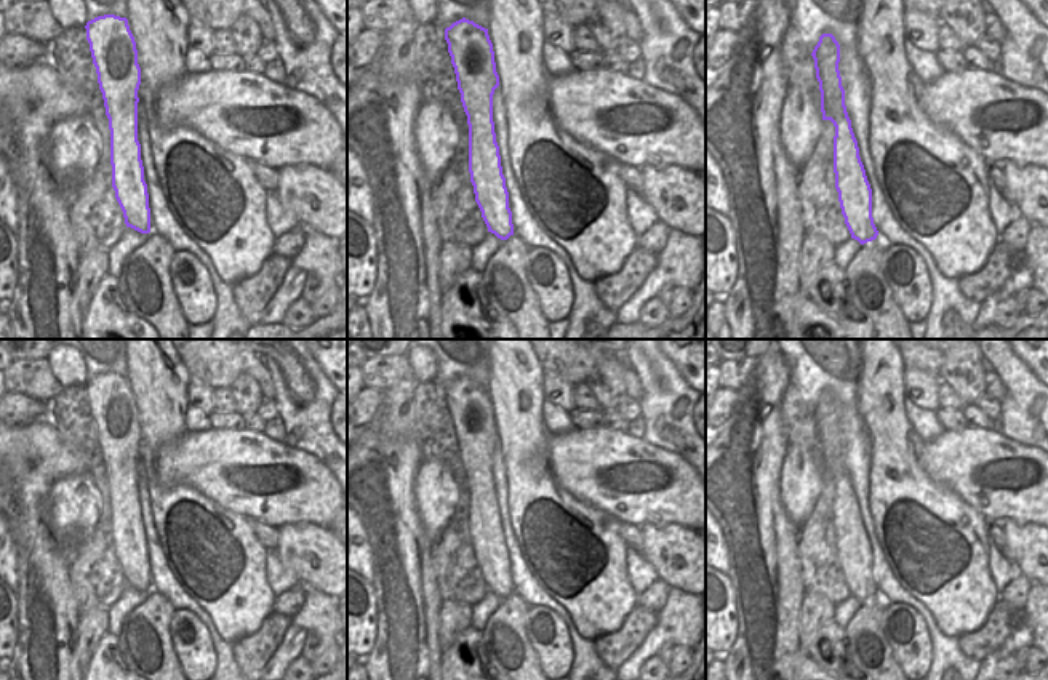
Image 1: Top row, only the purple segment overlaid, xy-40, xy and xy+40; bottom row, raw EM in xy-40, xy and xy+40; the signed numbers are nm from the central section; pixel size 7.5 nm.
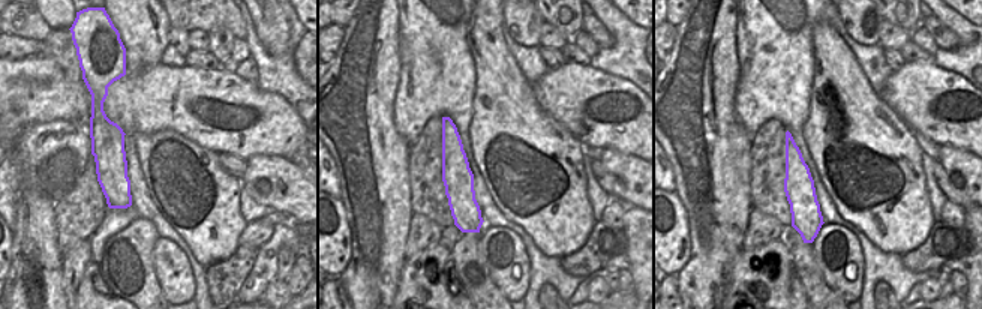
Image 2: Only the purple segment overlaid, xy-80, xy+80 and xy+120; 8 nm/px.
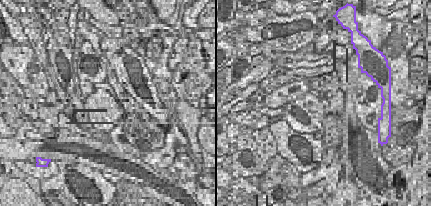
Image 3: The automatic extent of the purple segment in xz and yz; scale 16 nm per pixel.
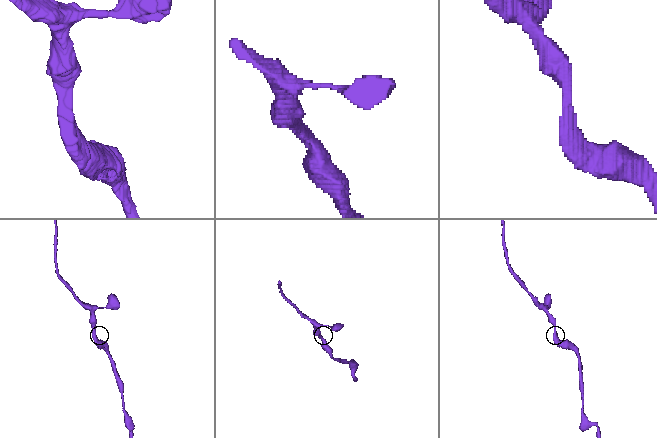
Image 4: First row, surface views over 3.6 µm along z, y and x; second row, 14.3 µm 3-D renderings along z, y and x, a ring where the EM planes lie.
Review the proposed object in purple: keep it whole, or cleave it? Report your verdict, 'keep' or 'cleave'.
keep

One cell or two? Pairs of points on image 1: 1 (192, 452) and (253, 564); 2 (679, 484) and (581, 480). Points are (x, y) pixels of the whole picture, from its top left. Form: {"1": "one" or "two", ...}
{"1": "two", "2": "one"}

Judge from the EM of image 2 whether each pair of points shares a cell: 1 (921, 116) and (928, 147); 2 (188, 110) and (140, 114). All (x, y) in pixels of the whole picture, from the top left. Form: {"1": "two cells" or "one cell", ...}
{"1": "two cells", "2": "one cell"}

